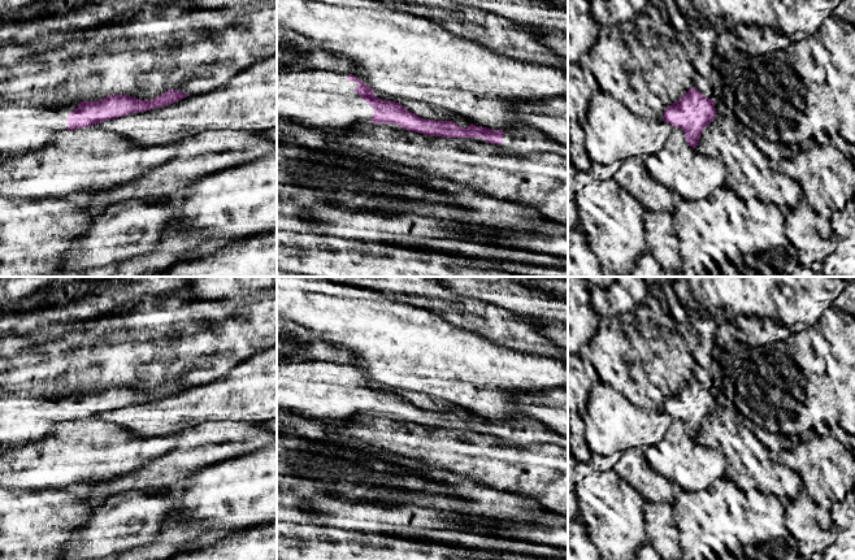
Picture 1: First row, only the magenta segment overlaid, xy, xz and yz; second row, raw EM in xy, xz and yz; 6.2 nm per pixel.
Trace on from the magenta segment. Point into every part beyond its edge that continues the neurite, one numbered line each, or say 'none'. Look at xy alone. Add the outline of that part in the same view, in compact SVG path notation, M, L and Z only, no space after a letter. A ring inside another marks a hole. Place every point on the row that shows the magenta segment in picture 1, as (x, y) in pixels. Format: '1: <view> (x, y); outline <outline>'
1: xy (24, 127); outline M8 104L0 105L0 155L19 155L42 149L60 133L68 131L68 116L78 104Z

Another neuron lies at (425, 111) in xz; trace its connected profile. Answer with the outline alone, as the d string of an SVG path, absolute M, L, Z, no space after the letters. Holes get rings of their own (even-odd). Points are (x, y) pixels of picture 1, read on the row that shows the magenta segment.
M374 91L374 96L378 99L386 100L386 101L396 101L400 103L404 108L407 108L409 112L417 114L418 117L424 120L435 120L435 121L452 121L461 126L463 129L466 129L472 121L464 117L463 114L456 114L452 110L448 110L446 108L435 107L429 103L412 100L407 97L399 97L392 95L386 95L379 91Z

